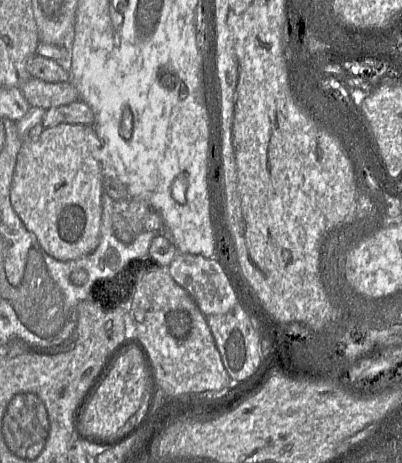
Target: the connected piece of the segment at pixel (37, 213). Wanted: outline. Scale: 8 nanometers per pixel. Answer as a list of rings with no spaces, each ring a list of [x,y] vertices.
[[[59,124],[47,127],[37,139],[24,139],[18,152],[15,169],[12,178],[10,200],[14,211],[22,220],[25,227],[32,232],[43,250],[51,257],[59,261],[78,259],[93,252],[100,241],[100,227],[102,221],[102,194],[103,190],[103,166],[93,157],[93,152],[101,148],[101,140],[93,125],[84,124]]]

